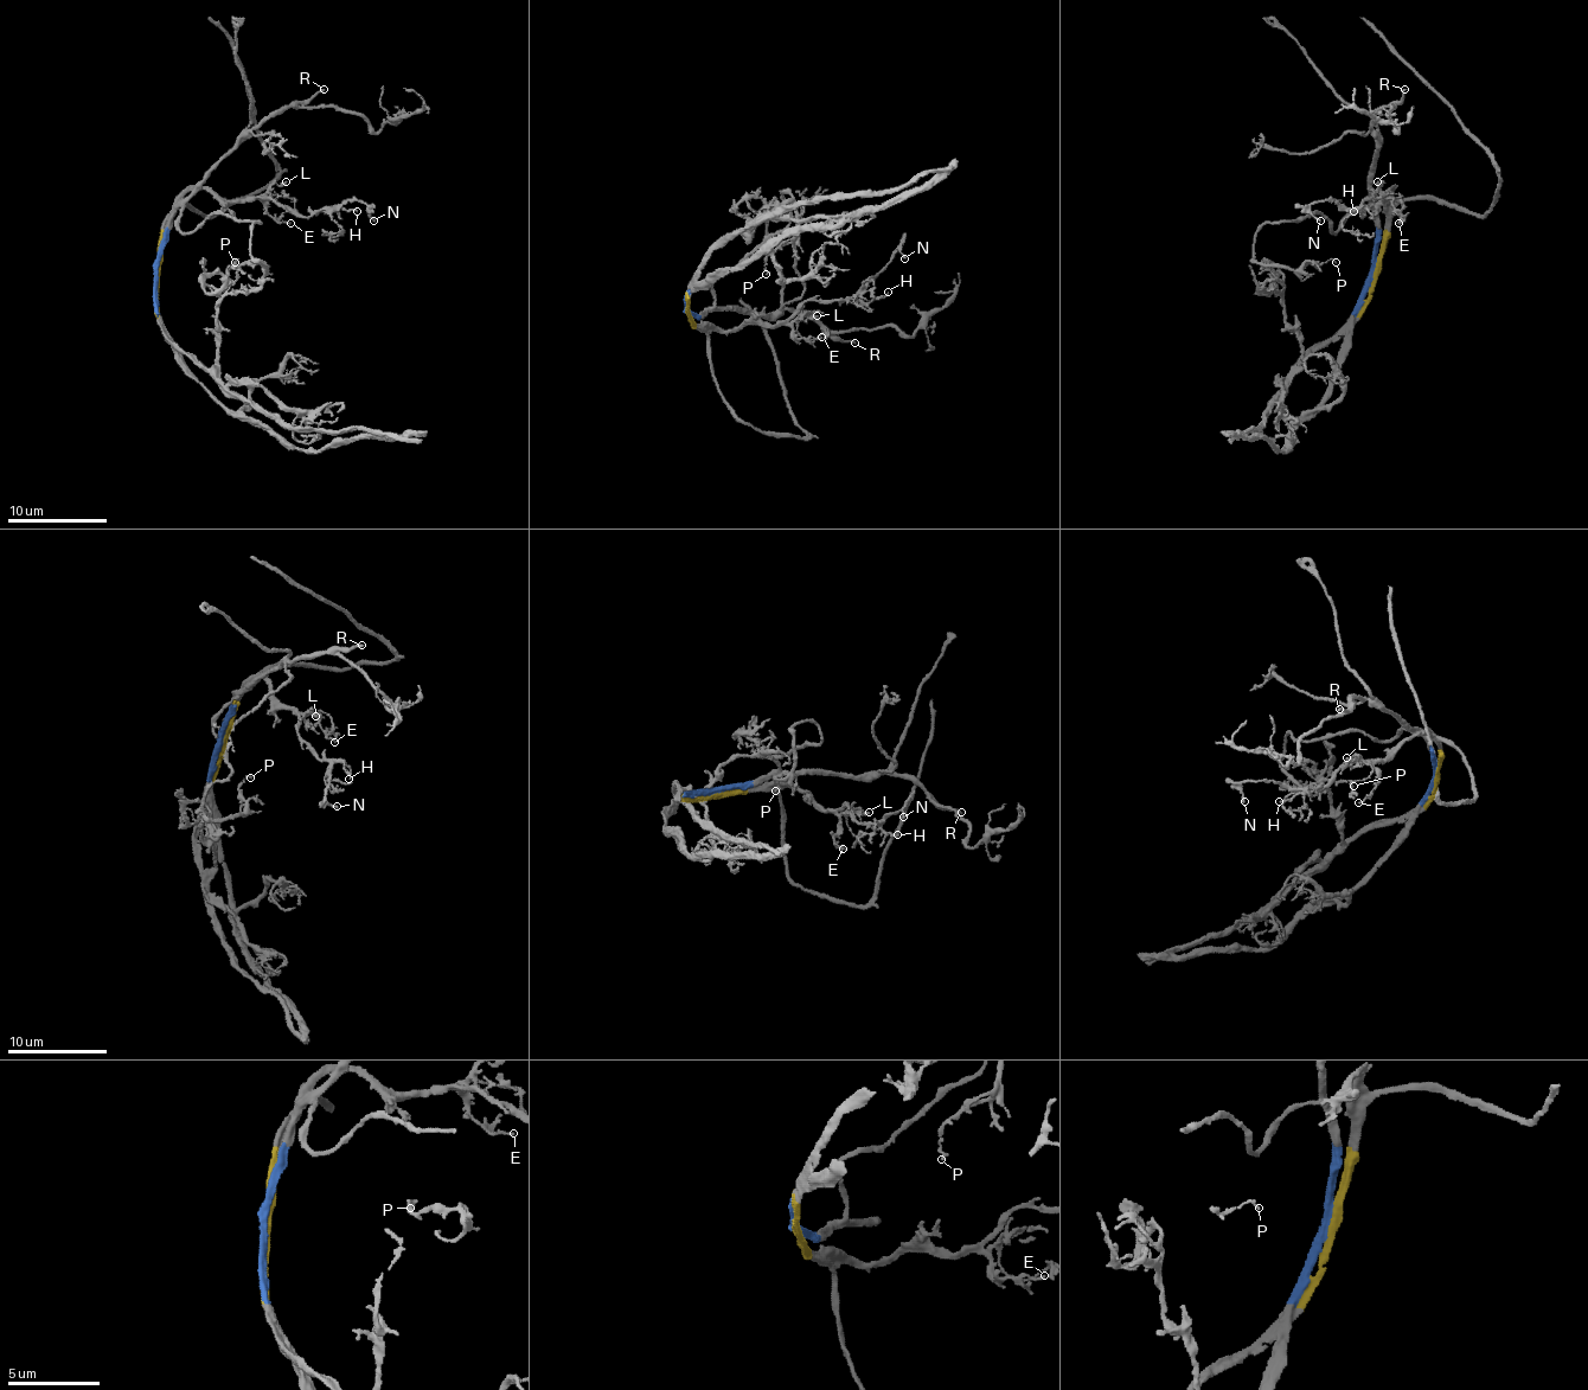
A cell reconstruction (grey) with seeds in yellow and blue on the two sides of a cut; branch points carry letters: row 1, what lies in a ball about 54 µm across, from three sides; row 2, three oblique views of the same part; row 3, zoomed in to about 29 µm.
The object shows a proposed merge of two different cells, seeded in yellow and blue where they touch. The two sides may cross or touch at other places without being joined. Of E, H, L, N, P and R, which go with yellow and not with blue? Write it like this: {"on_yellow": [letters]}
{"on_yellow": ["E", "H", "L", "N"]}

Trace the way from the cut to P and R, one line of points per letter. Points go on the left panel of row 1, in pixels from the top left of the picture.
P: (157, 273), (179, 205), (184, 234), (217, 213), (258, 221), (254, 258), (267, 268), (234, 263)
R: (157, 273), (157, 252), (170, 216), (204, 175), (254, 128), (324, 88)

